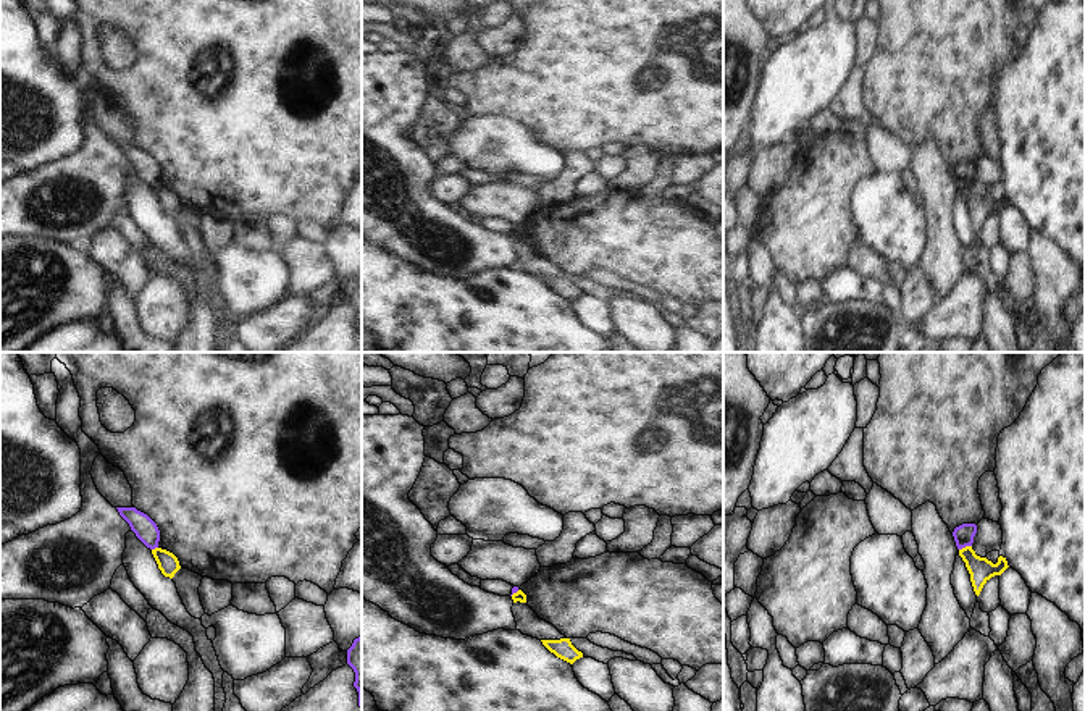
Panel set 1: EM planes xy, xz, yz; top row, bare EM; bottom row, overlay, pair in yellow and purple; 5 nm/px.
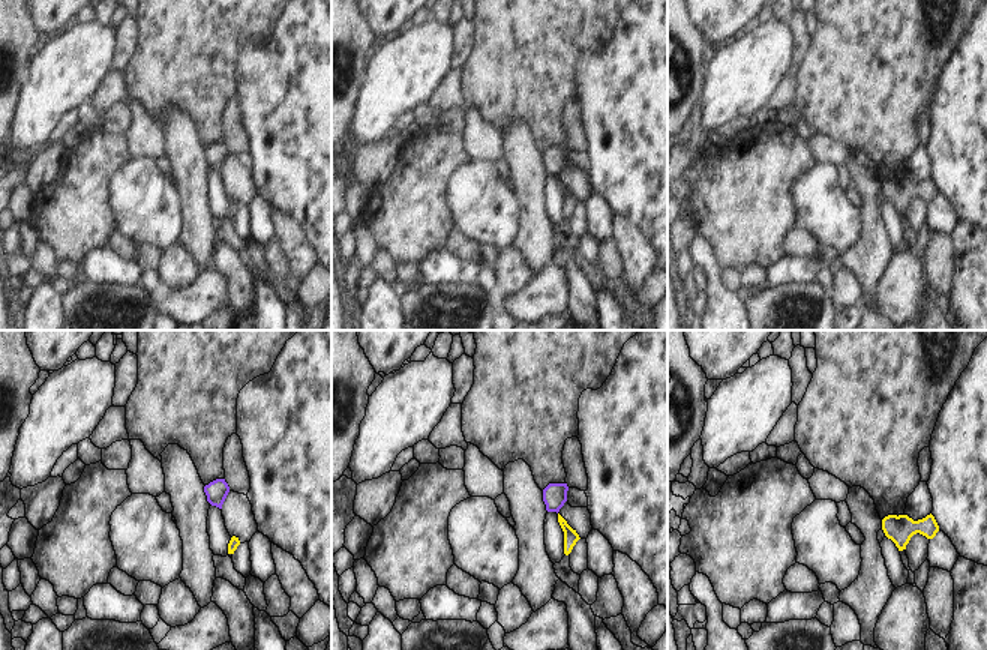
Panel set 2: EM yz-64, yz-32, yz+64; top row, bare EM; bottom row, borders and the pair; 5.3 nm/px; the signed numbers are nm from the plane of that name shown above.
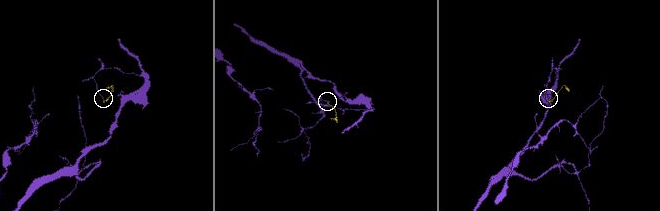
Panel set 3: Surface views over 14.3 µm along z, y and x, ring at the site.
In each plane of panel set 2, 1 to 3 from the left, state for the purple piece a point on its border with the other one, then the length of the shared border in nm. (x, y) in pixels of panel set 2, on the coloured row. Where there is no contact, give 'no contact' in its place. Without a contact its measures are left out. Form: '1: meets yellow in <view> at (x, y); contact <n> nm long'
1: no contact
2: no contact
3: no contact

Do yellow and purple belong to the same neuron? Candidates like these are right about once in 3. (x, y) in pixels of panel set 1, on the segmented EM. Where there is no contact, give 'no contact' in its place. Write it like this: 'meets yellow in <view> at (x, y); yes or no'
meets yellow in yz at (966, 546); no

